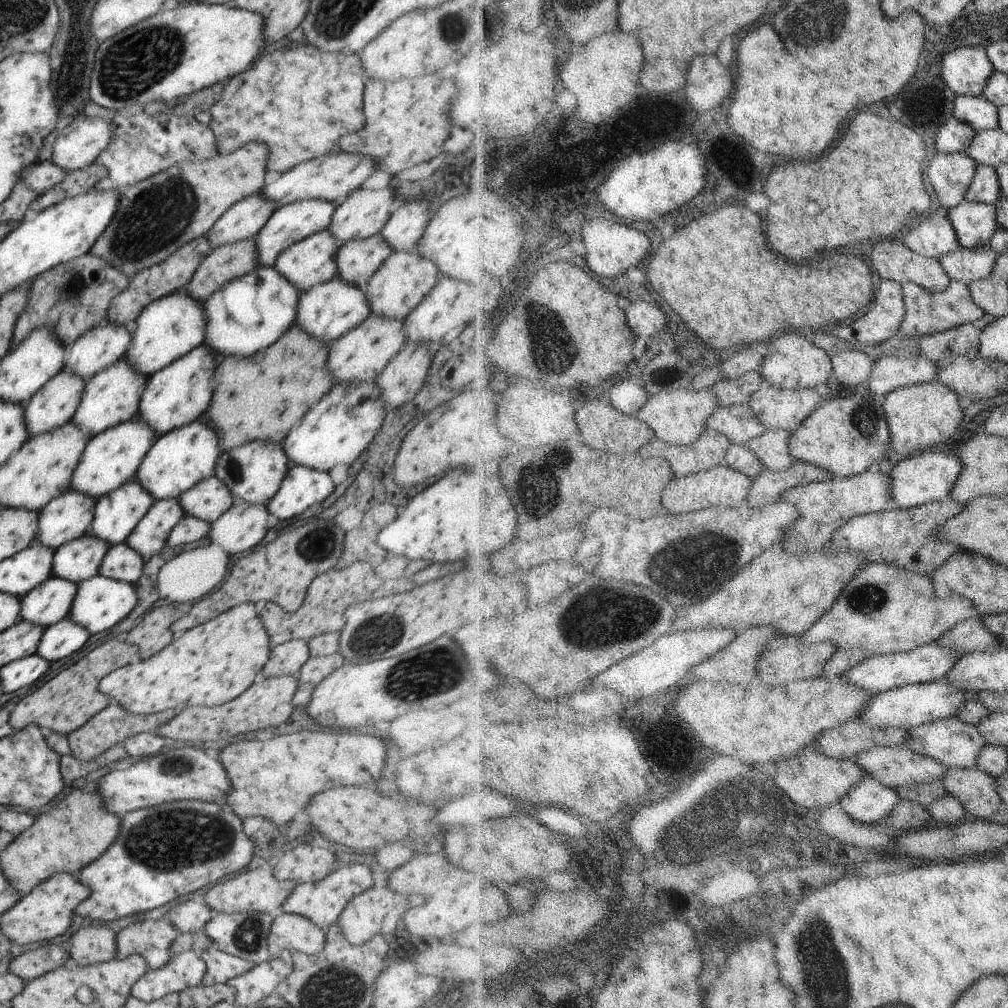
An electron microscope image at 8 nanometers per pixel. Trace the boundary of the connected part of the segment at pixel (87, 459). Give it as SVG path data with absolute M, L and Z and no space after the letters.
M137 417L94 435L88 441L80 462L73 472L70 489L97 500L101 496L115 491L125 482L134 480L140 463L145 459L146 453L157 437L157 432L144 421L138 420Z

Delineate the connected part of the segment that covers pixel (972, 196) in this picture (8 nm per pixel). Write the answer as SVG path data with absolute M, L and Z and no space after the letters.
M977 165L974 178L964 195L970 202L997 204L1000 200L1000 183L995 167Z

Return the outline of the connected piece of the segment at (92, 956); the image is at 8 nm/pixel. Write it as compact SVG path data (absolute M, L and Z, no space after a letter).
M81 927L72 935L72 958L81 967L100 964L116 958L116 933L110 927Z

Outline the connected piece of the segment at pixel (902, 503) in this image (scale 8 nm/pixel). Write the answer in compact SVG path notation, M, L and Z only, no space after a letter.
M936 450L904 458L890 473L893 480L891 495L894 507L911 509L948 497L964 466L956 455L948 456L948 454L936 452Z

